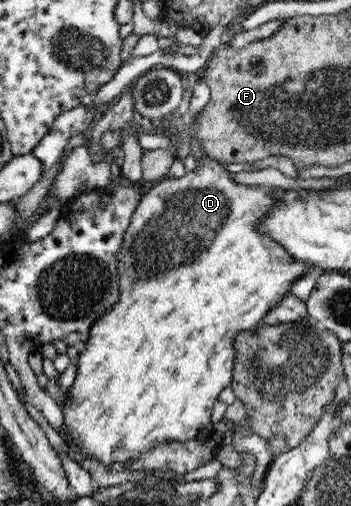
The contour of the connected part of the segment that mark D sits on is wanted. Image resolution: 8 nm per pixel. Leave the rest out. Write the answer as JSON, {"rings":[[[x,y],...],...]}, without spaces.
{"rings":[[[192,137],[192,147],[190,154],[198,158],[200,165],[194,170],[186,172],[182,177],[170,178],[165,177],[143,195],[136,206],[136,211],[130,219],[128,231],[122,234],[122,247],[118,253],[118,290],[120,295],[118,301],[106,312],[101,315],[89,329],[88,339],[81,346],[82,353],[78,357],[78,364],[75,378],[72,386],[67,391],[65,402],[61,405],[64,414],[65,433],[67,437],[75,443],[75,447],[81,453],[83,459],[83,468],[88,470],[90,459],[97,459],[104,465],[124,465],[126,461],[132,459],[140,459],[140,455],[144,451],[150,451],[152,447],[156,447],[156,443],[162,441],[188,441],[188,439],[201,437],[203,431],[210,423],[210,415],[212,407],[218,399],[218,394],[222,389],[226,389],[231,385],[233,378],[233,367],[236,362],[236,345],[235,337],[238,332],[253,332],[263,323],[263,317],[280,301],[282,297],[288,297],[288,293],[292,291],[292,283],[296,279],[300,279],[302,275],[306,275],[313,266],[302,260],[294,260],[282,246],[274,243],[266,234],[258,232],[258,225],[272,211],[273,205],[277,204],[277,197],[281,196],[284,191],[292,193],[280,188],[272,188],[270,191],[263,191],[258,186],[244,186],[237,184],[230,177],[230,172],[224,170],[222,163],[210,158],[207,153],[202,151],[200,141],[197,137]]]}

